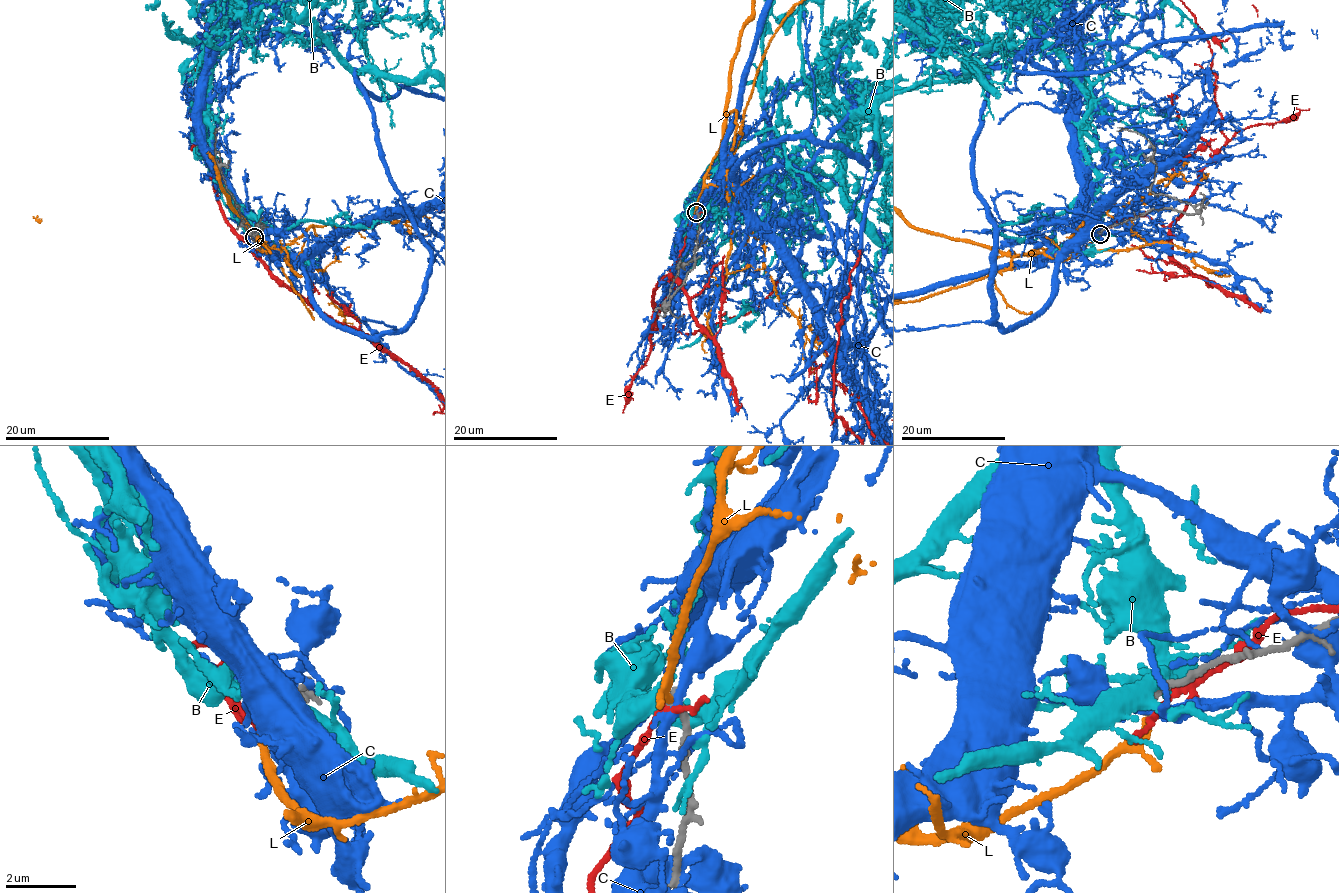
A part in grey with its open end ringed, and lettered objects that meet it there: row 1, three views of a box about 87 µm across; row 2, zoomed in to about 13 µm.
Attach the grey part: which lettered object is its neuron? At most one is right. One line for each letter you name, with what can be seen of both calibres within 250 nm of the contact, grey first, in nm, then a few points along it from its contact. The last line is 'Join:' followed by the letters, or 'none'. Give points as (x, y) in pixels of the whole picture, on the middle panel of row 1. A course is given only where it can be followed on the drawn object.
L: 240 nm thick on the grey side, 160 nm on the other
Join: L

